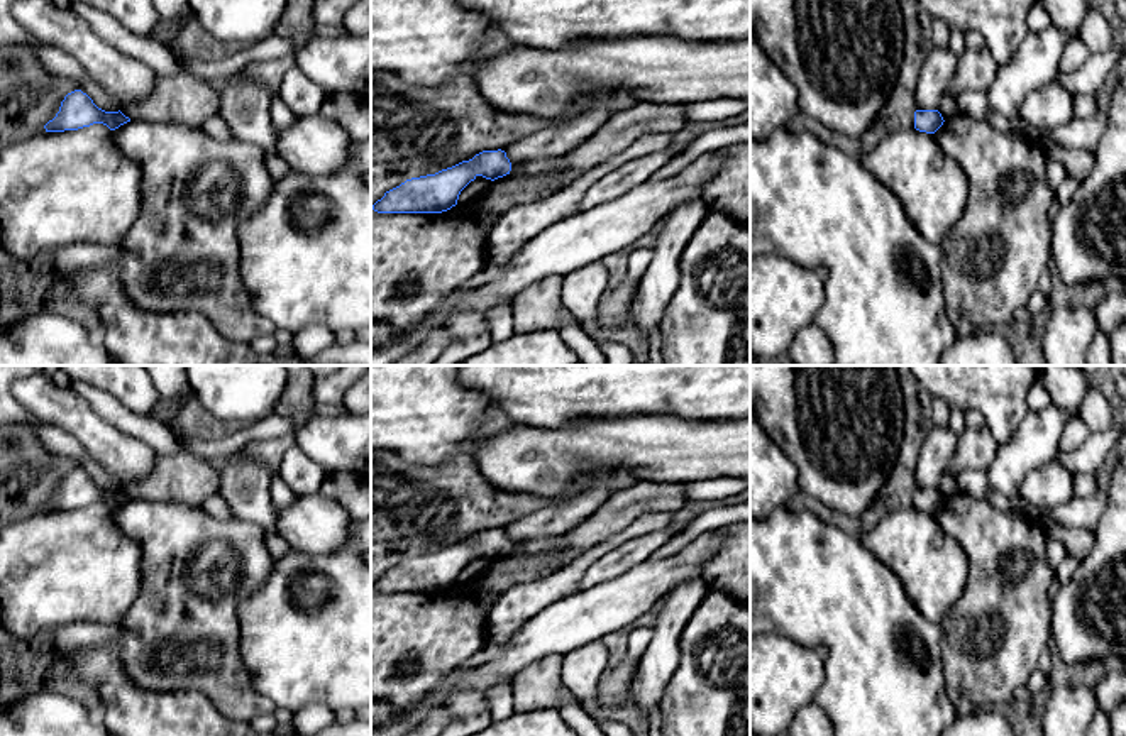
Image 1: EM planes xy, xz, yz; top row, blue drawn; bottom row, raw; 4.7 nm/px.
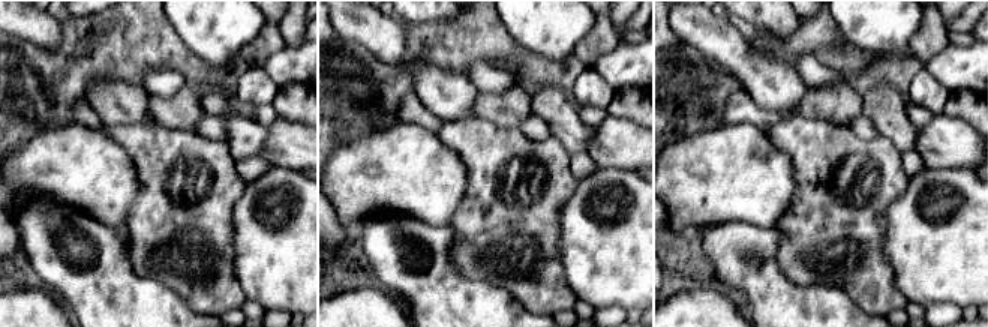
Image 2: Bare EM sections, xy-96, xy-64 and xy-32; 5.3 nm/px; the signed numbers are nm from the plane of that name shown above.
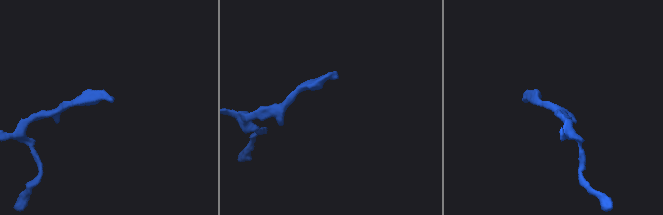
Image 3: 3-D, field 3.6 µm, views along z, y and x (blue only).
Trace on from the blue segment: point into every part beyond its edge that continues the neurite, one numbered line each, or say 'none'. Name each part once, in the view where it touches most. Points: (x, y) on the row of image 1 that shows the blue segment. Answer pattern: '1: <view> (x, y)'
1: yz (940, 65)

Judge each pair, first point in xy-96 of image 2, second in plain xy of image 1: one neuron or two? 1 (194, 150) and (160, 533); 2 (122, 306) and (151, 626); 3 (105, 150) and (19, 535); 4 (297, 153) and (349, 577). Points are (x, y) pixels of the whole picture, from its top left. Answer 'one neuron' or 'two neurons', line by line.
1: one neuron
2: two neurons
3: one neuron
4: two neurons

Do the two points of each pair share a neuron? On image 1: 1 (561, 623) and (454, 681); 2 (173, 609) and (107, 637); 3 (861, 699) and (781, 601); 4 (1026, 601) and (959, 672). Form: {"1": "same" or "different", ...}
{"1": "same", "2": "different", "3": "same", "4": "same"}

